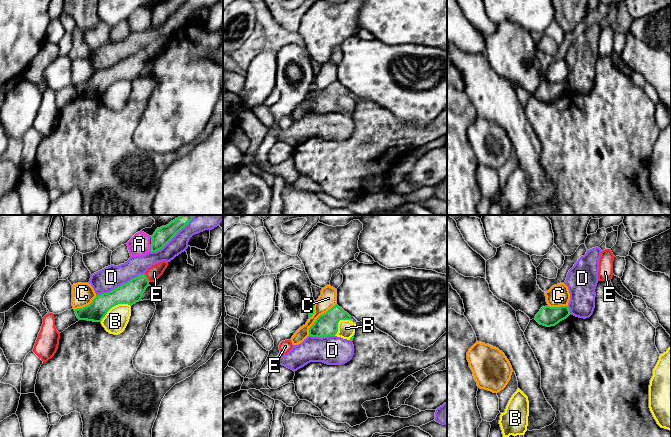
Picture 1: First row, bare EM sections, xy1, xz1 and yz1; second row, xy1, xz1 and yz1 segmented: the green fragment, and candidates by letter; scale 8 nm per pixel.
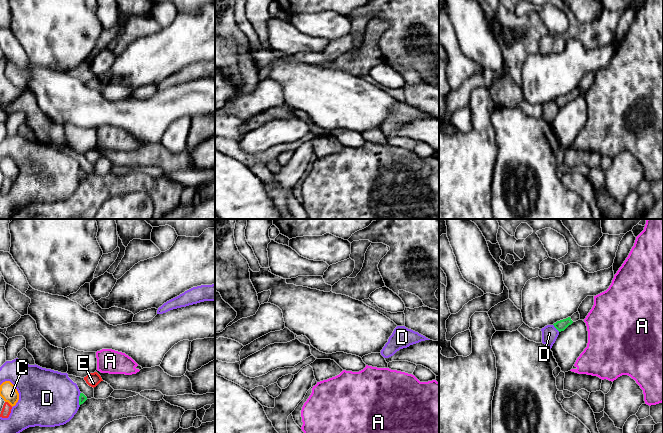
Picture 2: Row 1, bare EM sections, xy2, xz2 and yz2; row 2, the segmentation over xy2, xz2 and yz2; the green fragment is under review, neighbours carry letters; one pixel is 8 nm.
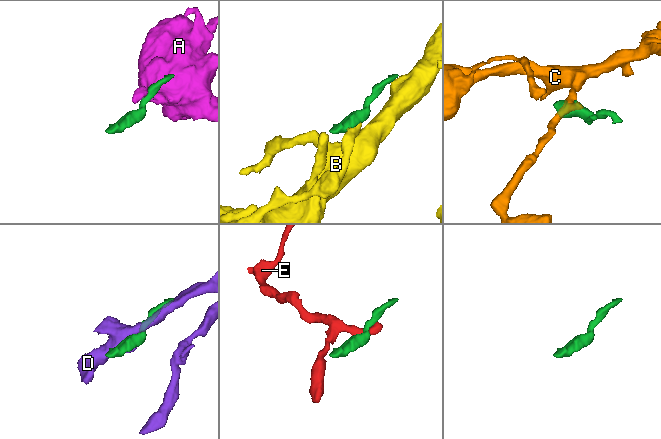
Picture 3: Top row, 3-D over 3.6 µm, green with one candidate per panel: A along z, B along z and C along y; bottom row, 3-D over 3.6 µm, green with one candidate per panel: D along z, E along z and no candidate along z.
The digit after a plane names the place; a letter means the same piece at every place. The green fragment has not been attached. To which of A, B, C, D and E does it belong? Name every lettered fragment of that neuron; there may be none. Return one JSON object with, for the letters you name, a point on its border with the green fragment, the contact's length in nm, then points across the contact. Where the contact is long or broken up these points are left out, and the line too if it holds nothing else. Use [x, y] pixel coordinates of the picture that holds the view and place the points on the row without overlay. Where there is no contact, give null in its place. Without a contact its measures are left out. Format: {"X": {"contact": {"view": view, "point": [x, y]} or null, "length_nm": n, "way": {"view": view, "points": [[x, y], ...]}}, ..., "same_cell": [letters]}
{"same_cell": []}

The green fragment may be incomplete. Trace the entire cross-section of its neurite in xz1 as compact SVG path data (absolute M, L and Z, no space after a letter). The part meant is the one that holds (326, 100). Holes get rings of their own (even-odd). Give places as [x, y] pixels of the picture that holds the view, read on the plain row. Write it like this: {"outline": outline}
{"outline": "M336 80L316 95L309 104L309 112L320 114L335 112L338 108L339 97L350 95L351 92Z"}

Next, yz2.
{"outline": "M577 87L576 89L574 89L571 93L568 93L566 95L557 97L556 99L554 99L554 103L559 107L564 107L569 101L571 101L573 98L576 98L580 96L580 90Z"}

